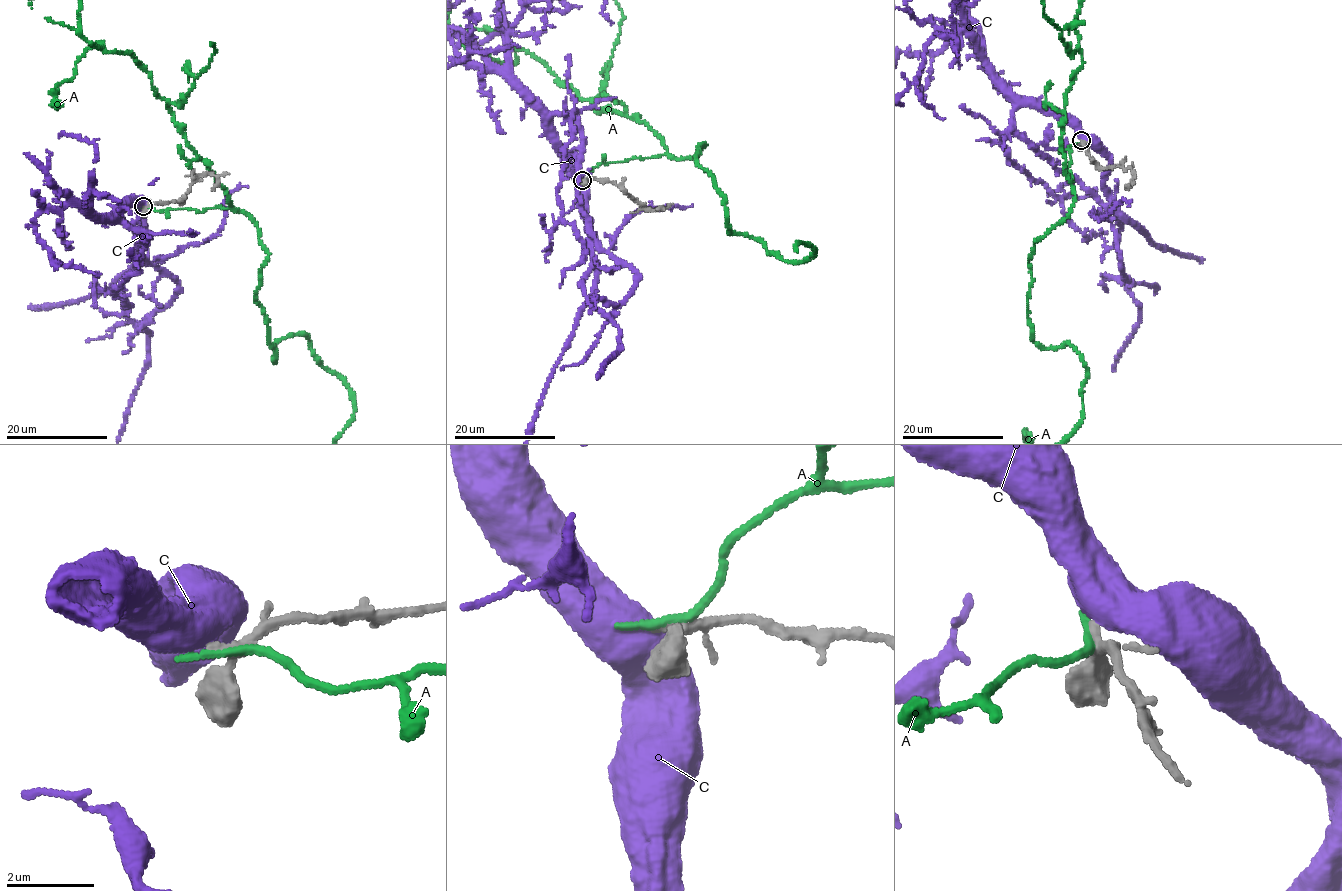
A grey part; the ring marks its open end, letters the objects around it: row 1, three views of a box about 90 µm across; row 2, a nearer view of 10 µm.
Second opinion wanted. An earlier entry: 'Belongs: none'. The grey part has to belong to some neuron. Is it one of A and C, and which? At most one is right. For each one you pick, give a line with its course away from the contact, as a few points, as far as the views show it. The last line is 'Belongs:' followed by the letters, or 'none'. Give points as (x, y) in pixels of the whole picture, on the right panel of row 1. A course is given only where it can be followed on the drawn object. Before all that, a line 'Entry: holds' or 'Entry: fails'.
Entry: holds
Belongs: none

